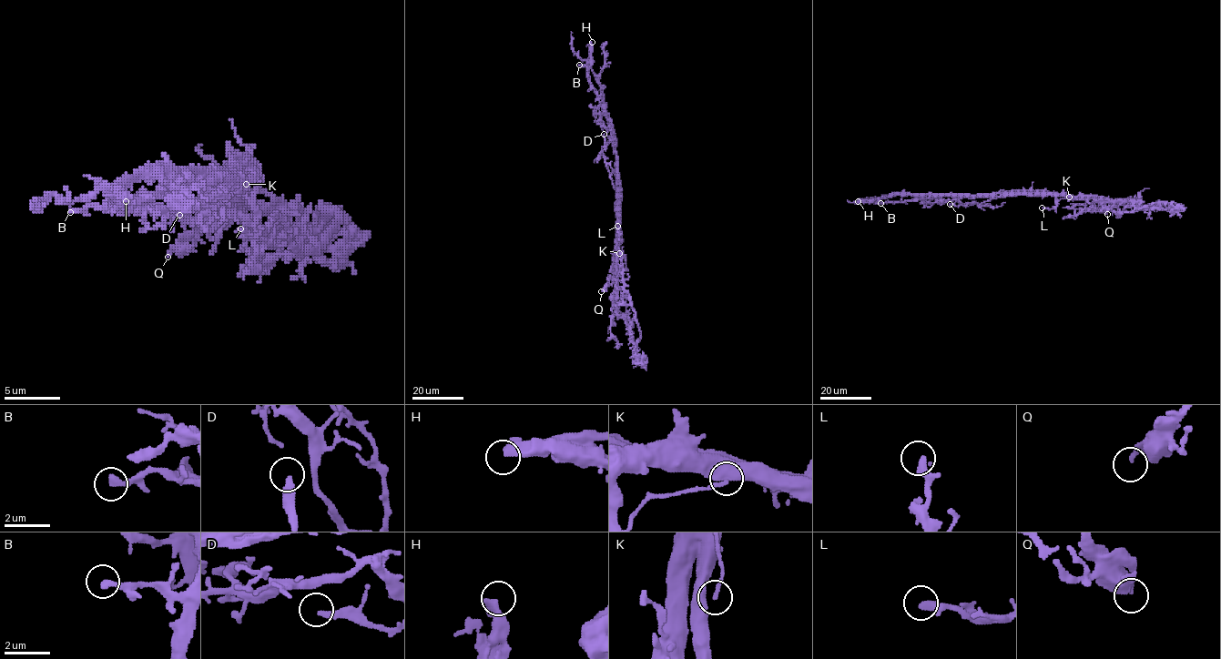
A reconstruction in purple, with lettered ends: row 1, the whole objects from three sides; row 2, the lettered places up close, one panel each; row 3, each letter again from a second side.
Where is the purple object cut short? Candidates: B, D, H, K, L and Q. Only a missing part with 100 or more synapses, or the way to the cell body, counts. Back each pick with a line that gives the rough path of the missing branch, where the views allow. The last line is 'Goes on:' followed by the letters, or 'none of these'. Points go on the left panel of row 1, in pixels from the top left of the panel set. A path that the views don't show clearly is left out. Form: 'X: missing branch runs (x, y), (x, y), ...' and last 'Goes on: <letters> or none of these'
H: missing branch runs (126, 201), (112, 217), (154, 265), (109, 257), (97, 349)
Goes on: H

